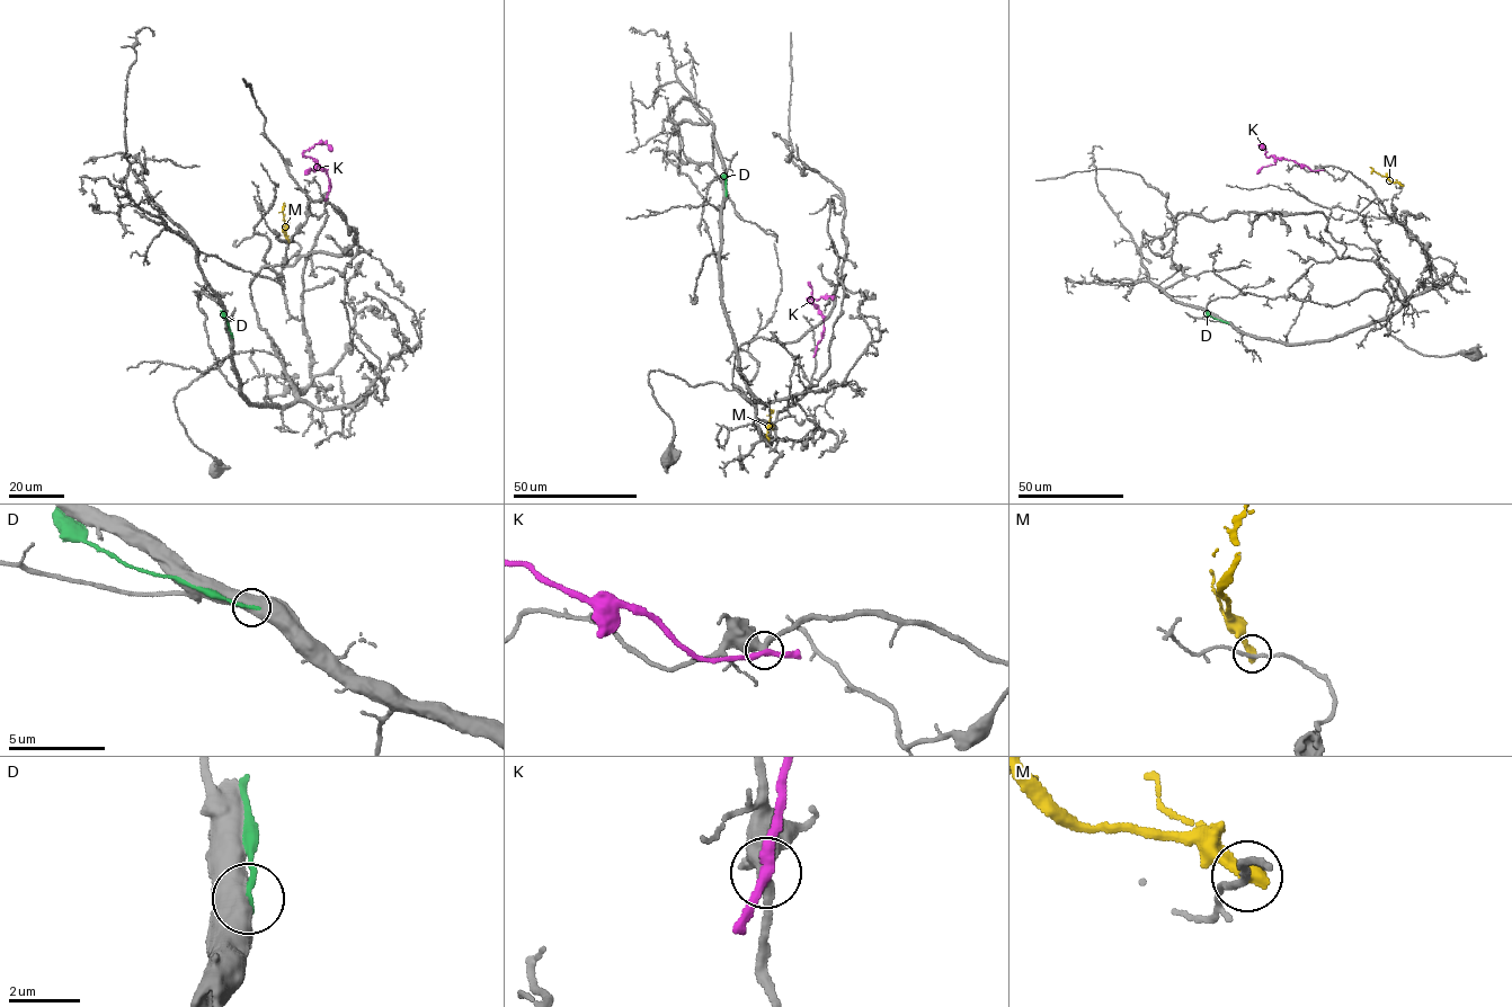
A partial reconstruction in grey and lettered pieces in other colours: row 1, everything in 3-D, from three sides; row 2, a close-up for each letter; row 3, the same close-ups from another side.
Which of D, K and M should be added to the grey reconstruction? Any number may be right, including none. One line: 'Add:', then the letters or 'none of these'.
Add: none of these

